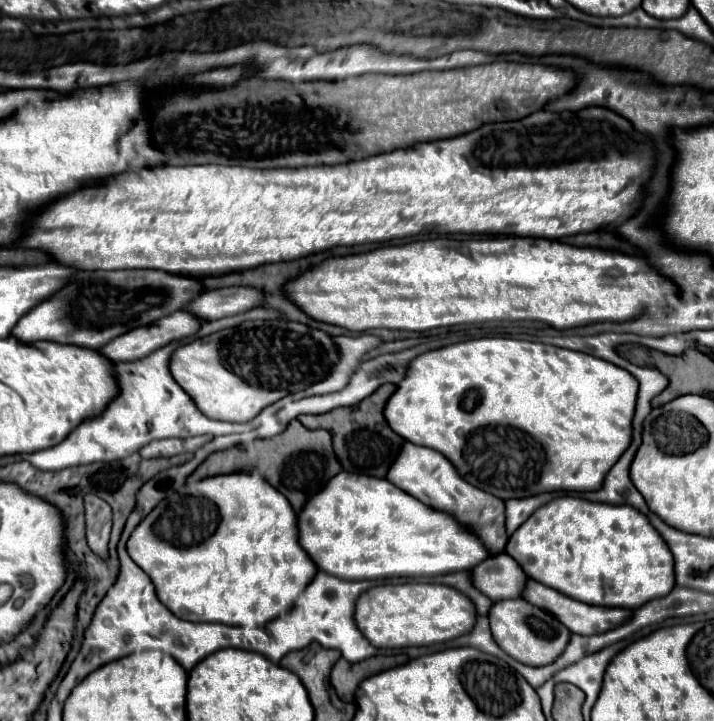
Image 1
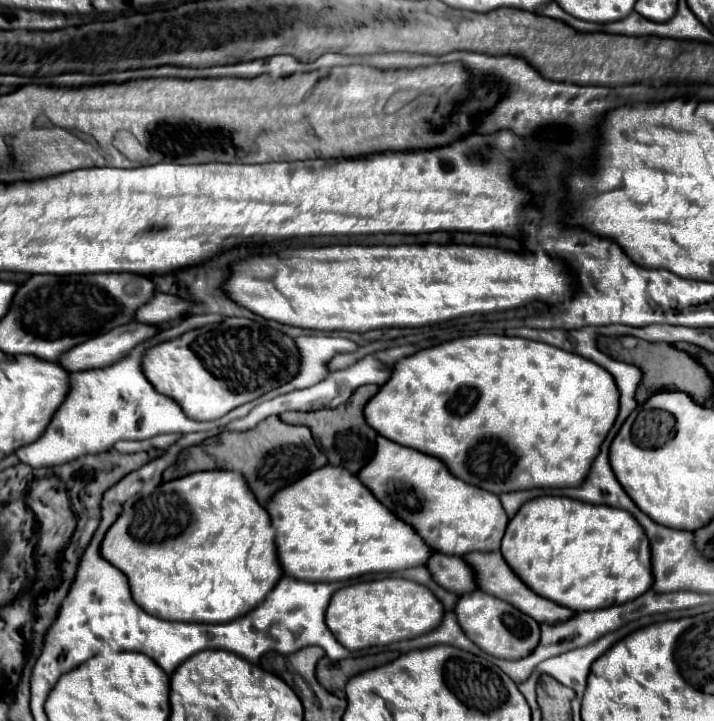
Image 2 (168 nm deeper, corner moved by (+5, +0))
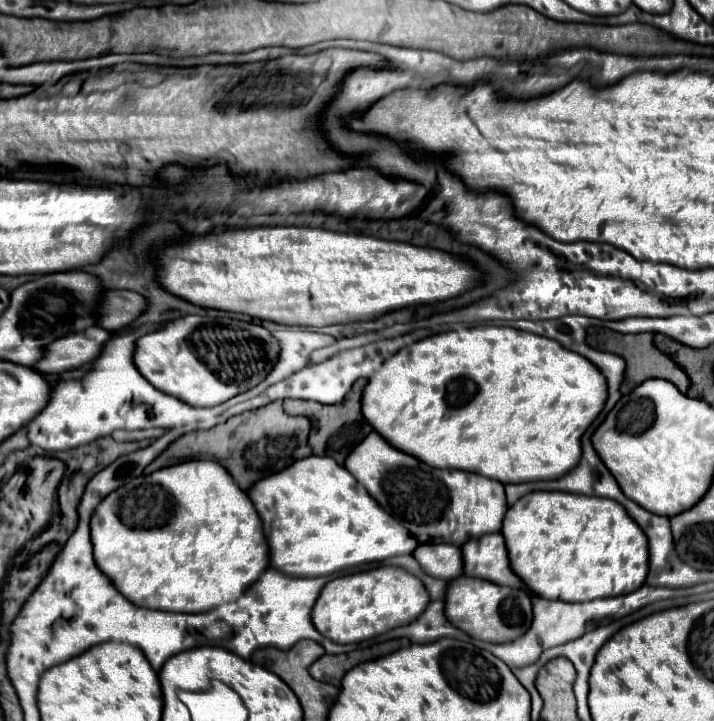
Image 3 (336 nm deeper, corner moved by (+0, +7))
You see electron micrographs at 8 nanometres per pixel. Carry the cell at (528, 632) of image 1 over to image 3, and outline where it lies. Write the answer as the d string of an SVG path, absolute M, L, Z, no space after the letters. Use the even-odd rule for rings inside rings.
M459 576L447 584L445 592L445 616L447 620L467 632L469 636L485 642L511 642L527 628L531 626L531 596L519 588L507 588L507 586L497 586L489 580L481 578L471 578L471 576Z

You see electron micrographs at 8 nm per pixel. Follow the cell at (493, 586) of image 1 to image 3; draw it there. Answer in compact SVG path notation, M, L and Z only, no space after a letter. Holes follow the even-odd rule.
M421 544L413 552L423 572L441 580L453 580L463 574L461 550L453 544Z

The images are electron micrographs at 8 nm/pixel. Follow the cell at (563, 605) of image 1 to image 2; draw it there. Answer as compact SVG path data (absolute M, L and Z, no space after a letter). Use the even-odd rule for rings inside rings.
M496 551L494 555L464 555L466 563L470 563L476 571L476 579L478 579L478 587L488 593L488 595L494 595L514 607L518 607L522 613L530 615L532 619L538 619L538 623L560 623L560 621L568 621L576 615L576 611L568 609L568 607L562 607L550 599L544 599L540 595L536 595L524 581L520 581L520 577L508 567L508 563L502 559L500 551Z

